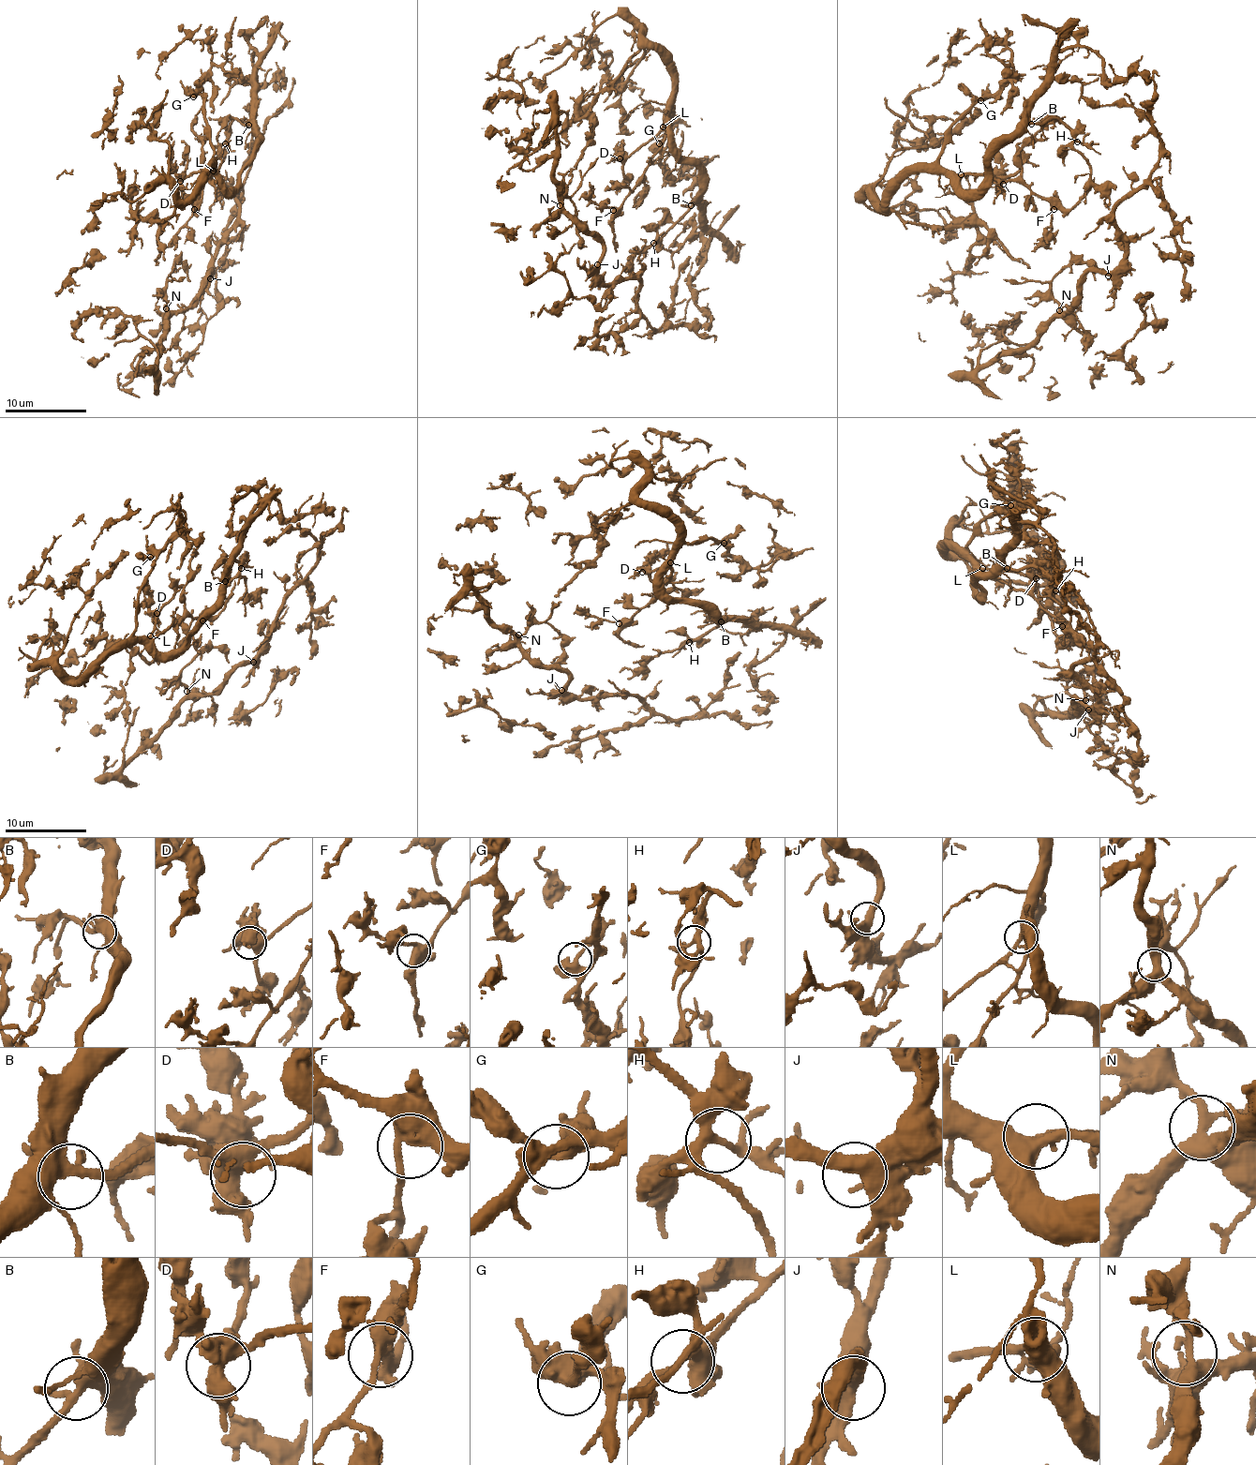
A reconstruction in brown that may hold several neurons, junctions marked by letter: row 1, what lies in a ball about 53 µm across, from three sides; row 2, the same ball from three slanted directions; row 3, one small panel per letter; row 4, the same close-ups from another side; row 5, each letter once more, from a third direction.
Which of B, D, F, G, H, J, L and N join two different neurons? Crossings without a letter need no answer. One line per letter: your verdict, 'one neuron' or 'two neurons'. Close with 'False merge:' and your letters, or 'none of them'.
B: one neuron
D: one neuron
F: one neuron
G: one neuron
H: one neuron
J: one neuron
L: one neuron
N: one neuron
False merge: none of them

